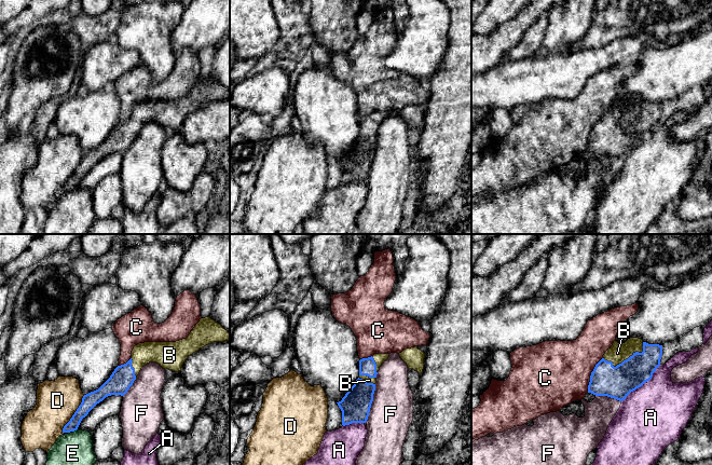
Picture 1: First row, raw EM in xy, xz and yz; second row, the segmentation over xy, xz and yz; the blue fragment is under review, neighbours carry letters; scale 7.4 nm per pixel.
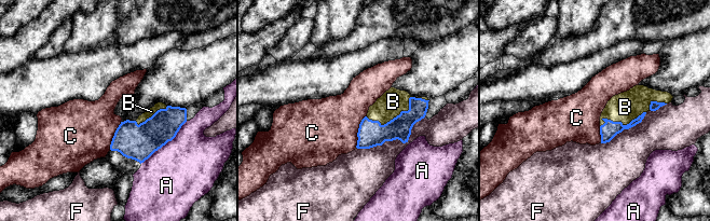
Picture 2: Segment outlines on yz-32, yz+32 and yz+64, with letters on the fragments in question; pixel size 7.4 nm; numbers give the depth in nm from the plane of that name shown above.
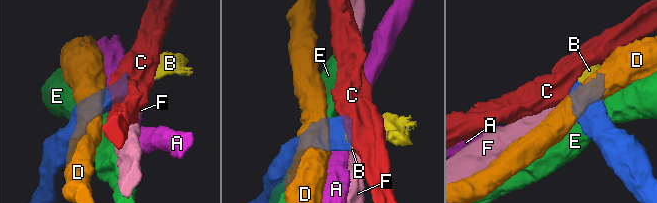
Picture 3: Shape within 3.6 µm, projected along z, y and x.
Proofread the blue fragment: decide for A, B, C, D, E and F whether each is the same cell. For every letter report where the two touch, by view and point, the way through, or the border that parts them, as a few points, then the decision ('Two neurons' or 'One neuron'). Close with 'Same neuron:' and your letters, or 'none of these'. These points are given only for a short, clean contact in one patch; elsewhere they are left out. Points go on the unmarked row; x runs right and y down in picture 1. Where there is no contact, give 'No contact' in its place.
A: Touches blue at yz (642, 142). Two neurons
B: Touches blue at yz (626, 118). One neuron
C: Touches blue at yz (591, 133). Boundary: yz (602, 115), (591, 131), (587, 150). Two neurons
D: Touches blue at xy (74, 172). Two neurons
E: Touches blue at xy (74, 188). Two neurons
F: Touches blue at xz (371, 161). Two neurons
Same neuron: B

